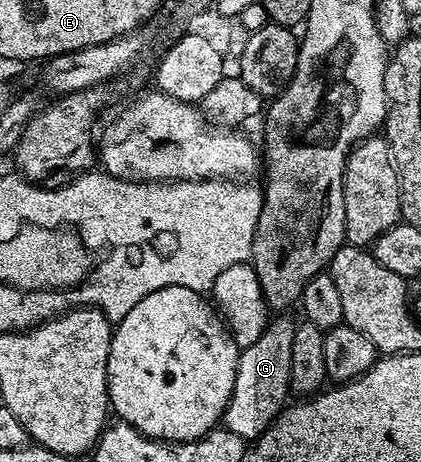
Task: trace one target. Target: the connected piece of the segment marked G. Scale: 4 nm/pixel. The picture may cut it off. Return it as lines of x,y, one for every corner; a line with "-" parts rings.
273,317
262,332
262,336
258,336
254,344
241,349
238,368
234,376
234,392
224,409
223,429
234,432
245,440
255,440
280,415
281,410
289,401
290,355
294,349
296,328
295,321

